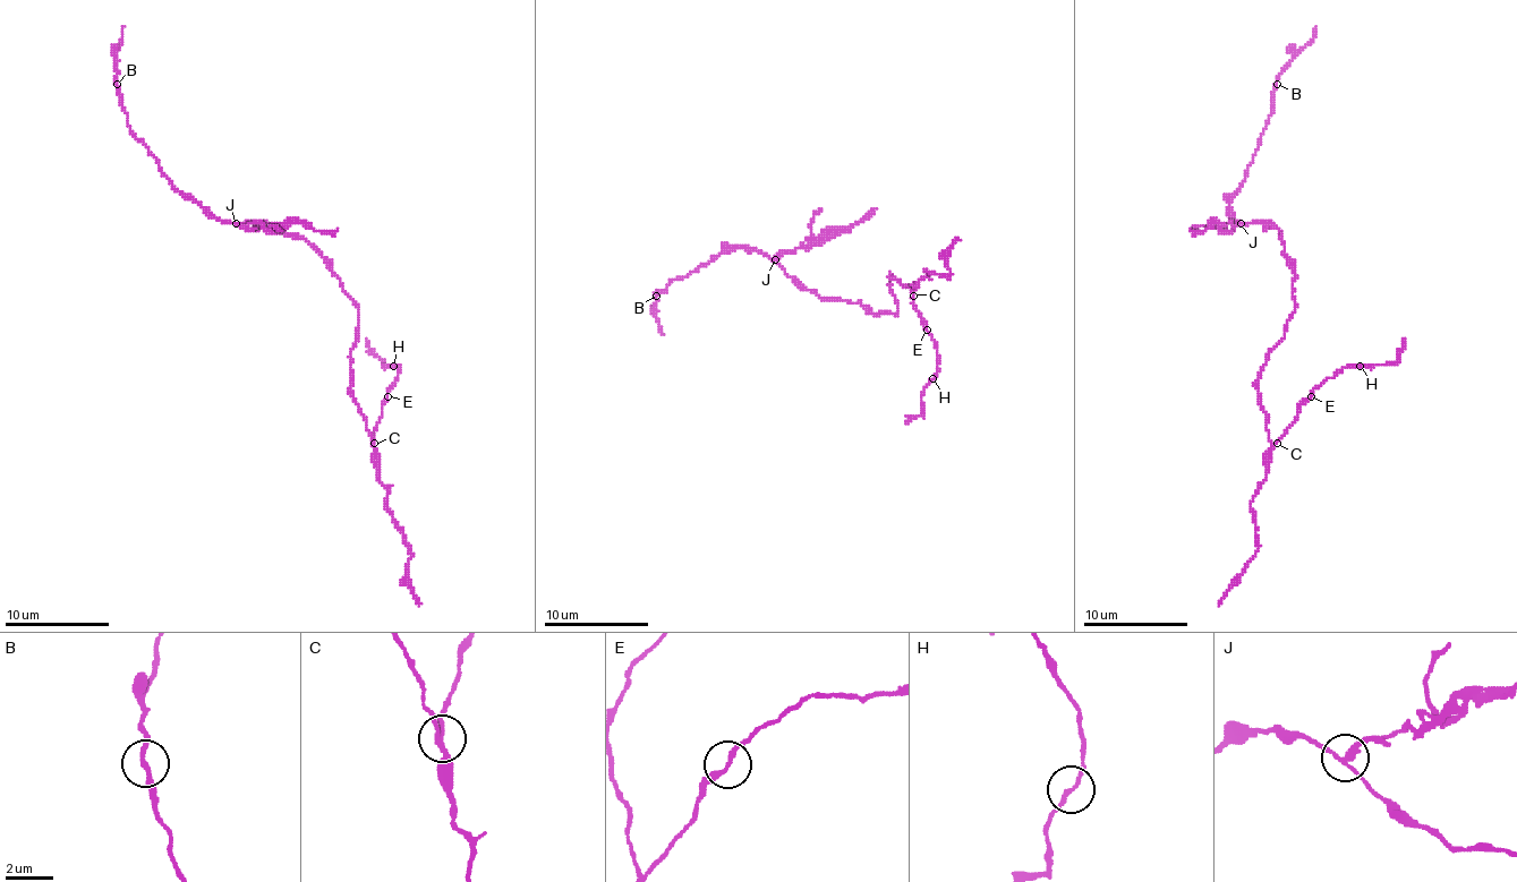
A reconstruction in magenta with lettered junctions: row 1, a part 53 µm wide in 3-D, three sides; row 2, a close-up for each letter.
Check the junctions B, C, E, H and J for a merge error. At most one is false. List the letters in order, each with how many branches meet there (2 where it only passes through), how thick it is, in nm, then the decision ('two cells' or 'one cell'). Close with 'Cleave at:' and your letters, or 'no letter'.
B: 2 | 190 nm | one cell
C: 3 | 160 nm | one cell
E: 2 | 200 nm | one cell
H: 2 | 170 nm | one cell
J: 3 | 160 nm | two cells
Cleave at: J

